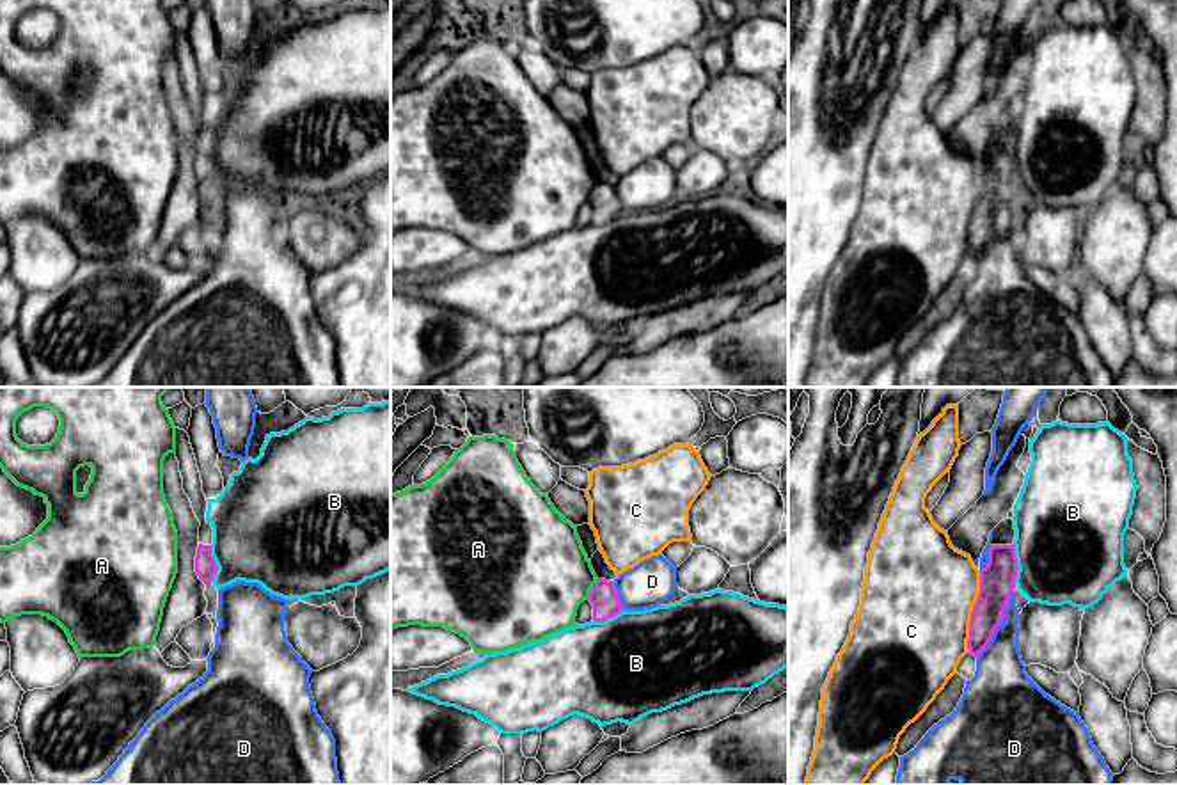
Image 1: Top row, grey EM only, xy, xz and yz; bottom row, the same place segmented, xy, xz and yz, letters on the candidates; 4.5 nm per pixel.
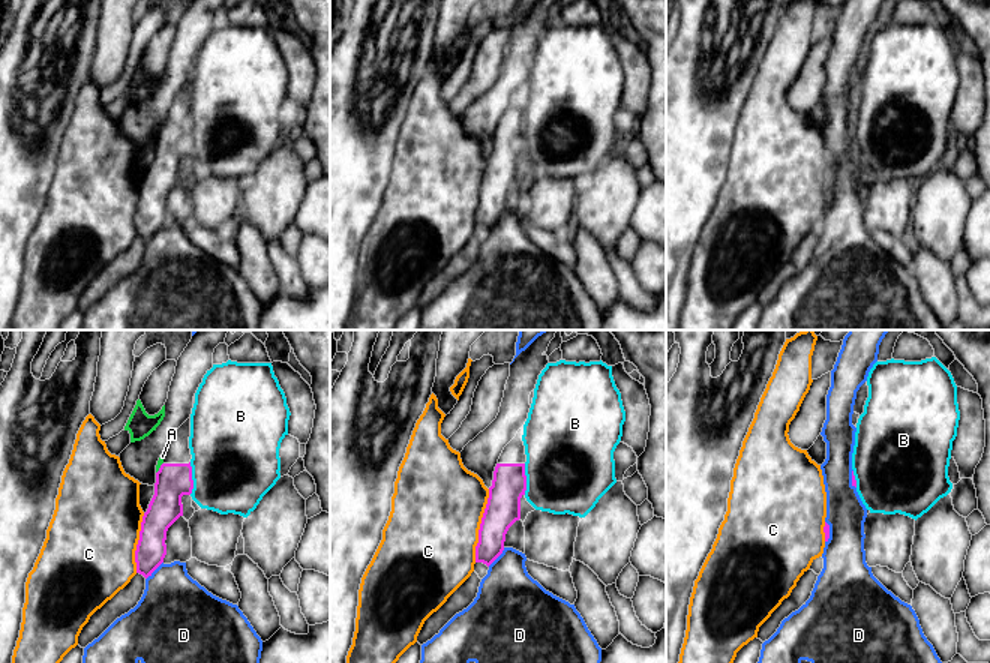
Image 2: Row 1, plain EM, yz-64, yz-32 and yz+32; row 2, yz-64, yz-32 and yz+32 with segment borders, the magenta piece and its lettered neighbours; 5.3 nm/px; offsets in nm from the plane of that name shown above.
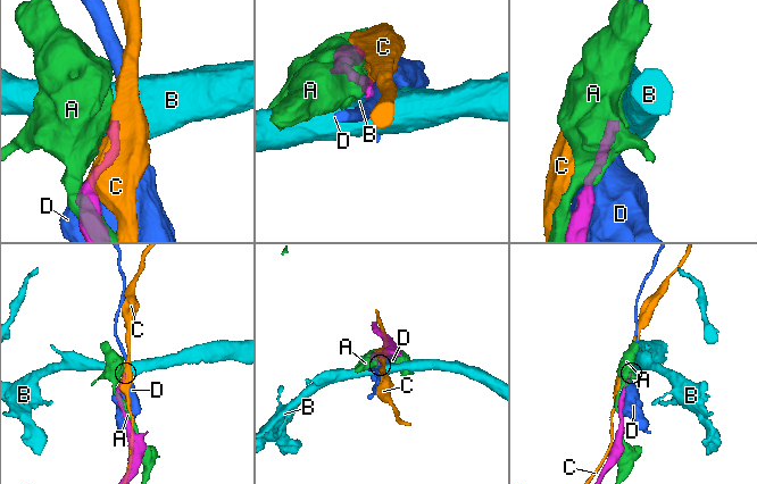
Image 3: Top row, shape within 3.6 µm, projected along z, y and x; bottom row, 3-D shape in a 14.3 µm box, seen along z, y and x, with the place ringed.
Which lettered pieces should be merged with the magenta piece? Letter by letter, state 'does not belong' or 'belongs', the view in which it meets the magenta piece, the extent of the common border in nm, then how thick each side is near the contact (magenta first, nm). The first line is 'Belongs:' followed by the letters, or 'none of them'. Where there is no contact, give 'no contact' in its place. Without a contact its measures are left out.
Belongs: none of them
A: does not belong; meets magenta in xz; contact 110 nm long; 130 nm thick on the magenta side, 460 nm on the other
B: does not belong; meets magenta in yz; contact 180 nm long; 160 nm thick on the magenta side, 480 nm on the other
C: does not belong; meets magenta in yz; contact 380 nm long; 160 nm thick on the magenta side, 500 nm on the other
D: does not belong; meets magenta in yz; contact 360 nm long; 160 nm thick on the magenta side, 240 nm on the other

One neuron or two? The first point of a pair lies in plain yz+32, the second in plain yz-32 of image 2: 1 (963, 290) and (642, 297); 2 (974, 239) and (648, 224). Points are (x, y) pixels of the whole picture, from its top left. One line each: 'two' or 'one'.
1: one
2: one

